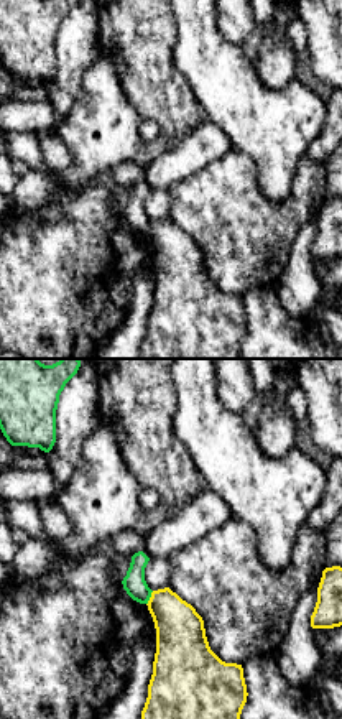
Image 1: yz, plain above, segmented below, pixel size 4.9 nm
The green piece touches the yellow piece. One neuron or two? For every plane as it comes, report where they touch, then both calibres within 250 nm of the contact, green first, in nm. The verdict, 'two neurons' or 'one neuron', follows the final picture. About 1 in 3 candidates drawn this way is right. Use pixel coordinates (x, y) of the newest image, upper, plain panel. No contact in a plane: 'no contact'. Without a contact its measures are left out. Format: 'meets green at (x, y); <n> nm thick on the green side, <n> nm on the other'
meets green at (150, 227); 110 nm thick on the green side, 240 nm on the other

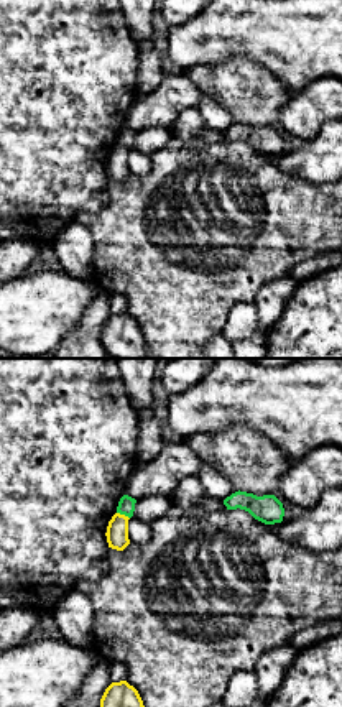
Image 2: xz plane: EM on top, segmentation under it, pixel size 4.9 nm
meets green at (124, 145); 80 nm thick on the green side, 110 nm on the other

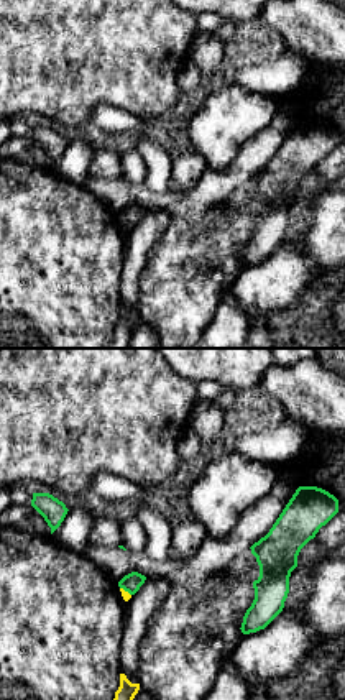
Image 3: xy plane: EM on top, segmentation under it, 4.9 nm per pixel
meets green at (125, 222); 90 nm thick on the green side, 40 nm on the other

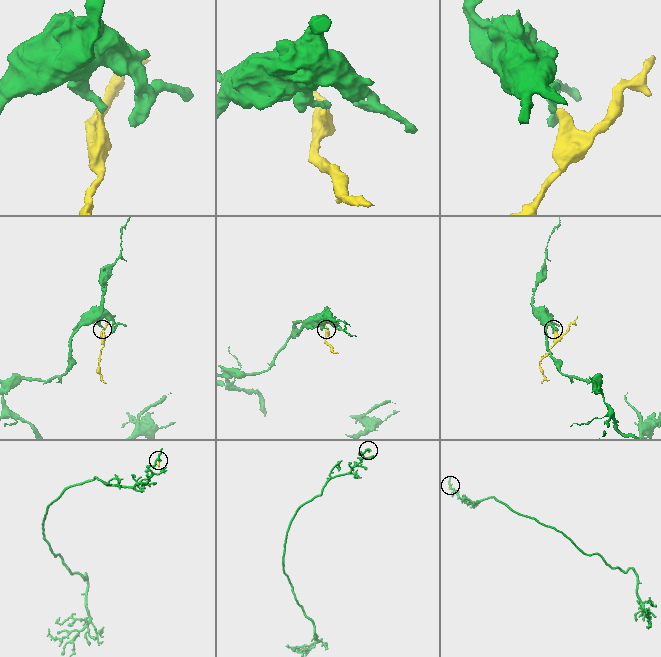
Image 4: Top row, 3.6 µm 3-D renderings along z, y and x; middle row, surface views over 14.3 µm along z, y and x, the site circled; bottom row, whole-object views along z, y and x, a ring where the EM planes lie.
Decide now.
two neurons

